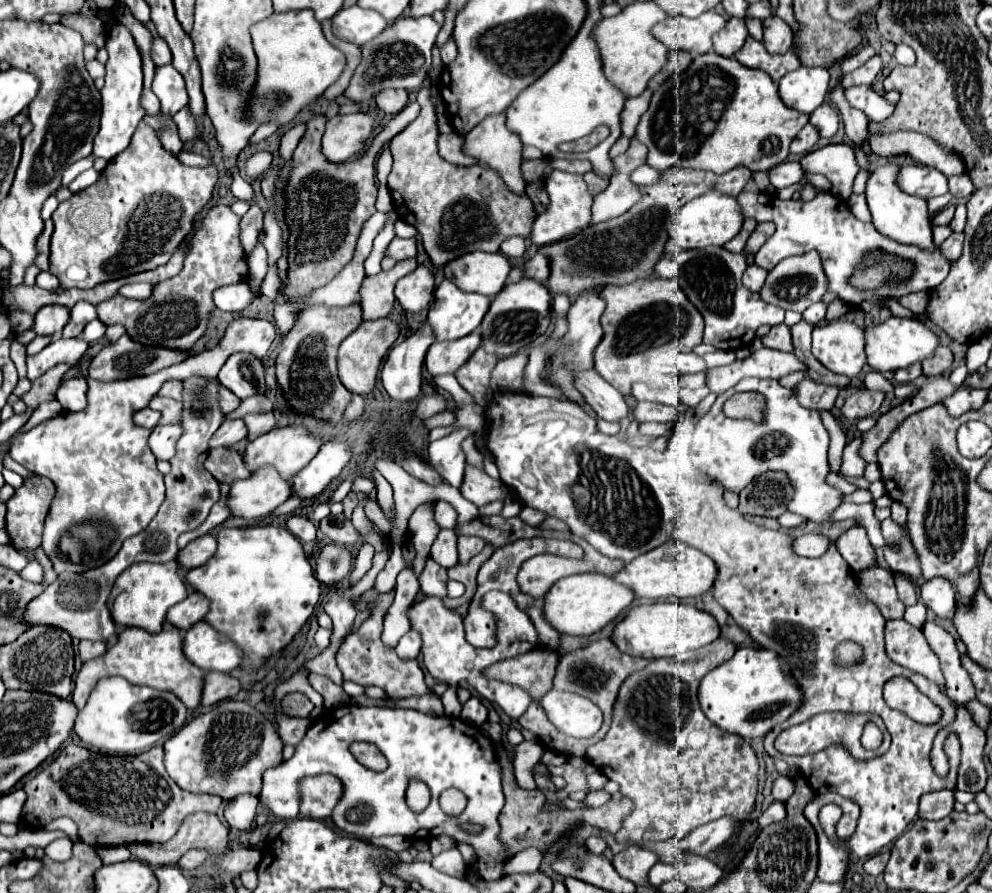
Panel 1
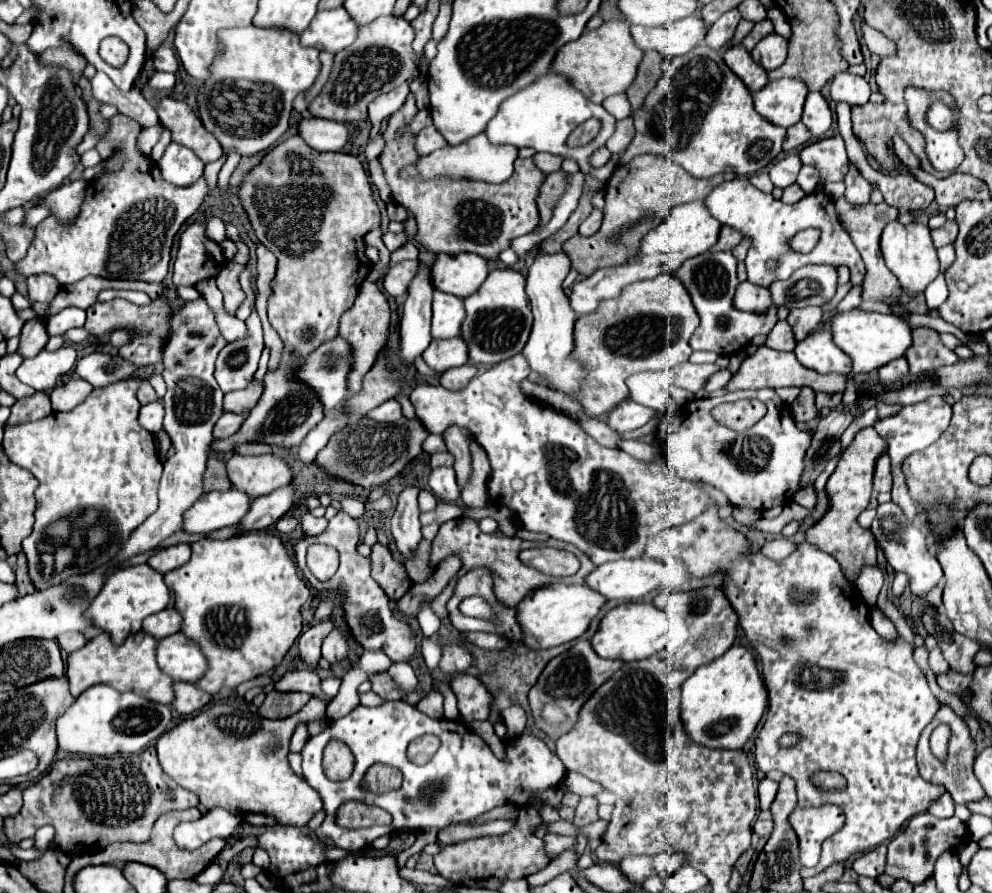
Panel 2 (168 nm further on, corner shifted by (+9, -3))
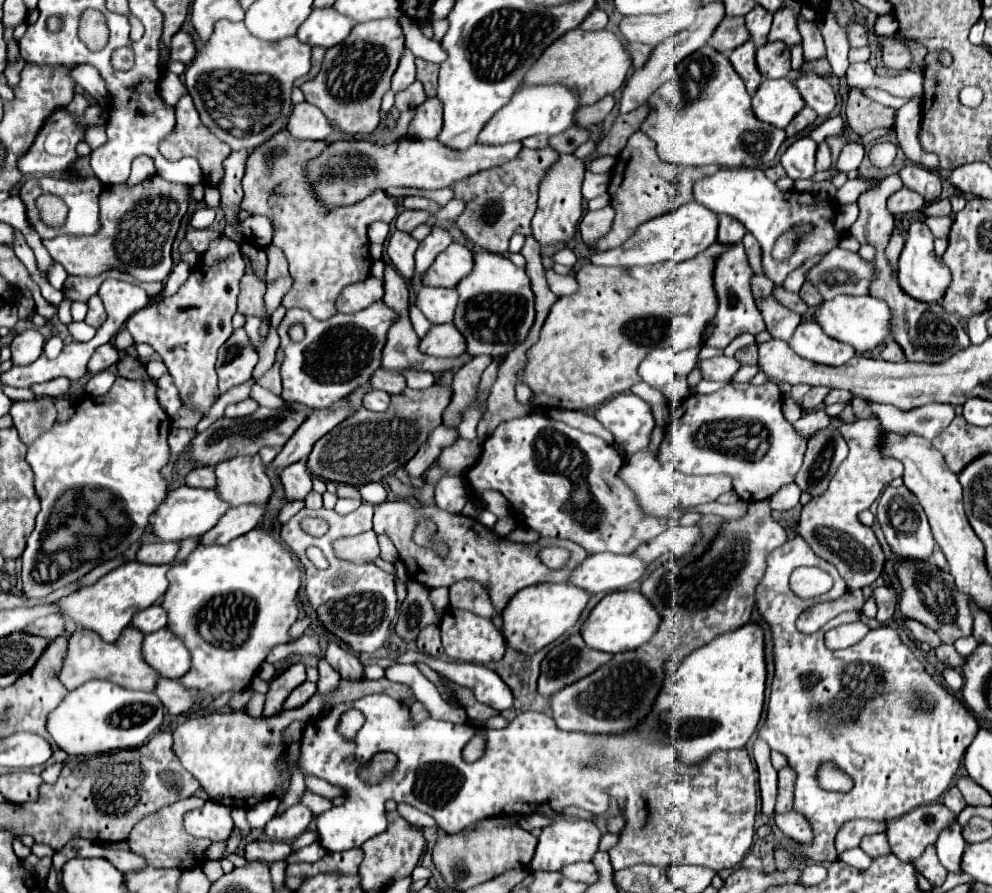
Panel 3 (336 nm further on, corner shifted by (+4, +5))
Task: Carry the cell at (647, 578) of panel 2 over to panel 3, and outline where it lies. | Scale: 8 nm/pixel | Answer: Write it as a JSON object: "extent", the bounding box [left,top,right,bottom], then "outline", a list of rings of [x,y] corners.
{"extent":[569,553,647,593],"outline":[[[595,553],[573,571],[569,583],[589,593],[607,593],[639,581],[645,573],[647,563],[637,555]]]}

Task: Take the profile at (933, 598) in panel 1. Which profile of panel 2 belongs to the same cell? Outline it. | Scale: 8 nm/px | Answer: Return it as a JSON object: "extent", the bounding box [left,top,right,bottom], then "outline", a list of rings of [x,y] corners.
{"extent":[870,501,942,597],"outline":[[[892,501],[878,505],[876,519],[872,521],[870,531],[874,533],[880,549],[884,551],[884,557],[886,557],[888,565],[894,571],[902,571],[902,573],[908,575],[912,593],[916,593],[916,595],[922,597],[926,591],[930,591],[940,581],[942,567],[940,567],[938,559],[928,551],[926,535],[912,521],[906,519],[906,515],[902,513],[902,509],[898,509],[898,505],[894,505]]]}

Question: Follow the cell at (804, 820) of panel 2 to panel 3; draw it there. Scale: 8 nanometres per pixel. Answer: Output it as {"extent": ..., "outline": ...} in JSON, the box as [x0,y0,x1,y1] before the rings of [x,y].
{"extent":[773,809,811,845],"outline":[[[793,809],[781,815],[773,817],[775,825],[785,833],[785,837],[799,841],[801,845],[811,845],[811,823],[807,817],[801,817],[801,813],[795,813]]]}

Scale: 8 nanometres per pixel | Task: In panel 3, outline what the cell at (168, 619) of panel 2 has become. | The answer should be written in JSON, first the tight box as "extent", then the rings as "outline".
{"extent":[131,605,167,635],"outline":[[[151,605],[151,607],[135,613],[131,625],[141,629],[147,635],[147,633],[159,631],[167,625],[167,613],[161,609],[161,605]]]}

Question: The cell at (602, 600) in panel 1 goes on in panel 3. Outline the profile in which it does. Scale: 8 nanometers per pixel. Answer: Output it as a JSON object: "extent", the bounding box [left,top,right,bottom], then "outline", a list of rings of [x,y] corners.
{"extent":[503,583,591,655],"outline":[[[541,583],[519,591],[503,611],[503,633],[507,643],[525,655],[533,655],[569,631],[581,617],[591,595],[567,583]]]}

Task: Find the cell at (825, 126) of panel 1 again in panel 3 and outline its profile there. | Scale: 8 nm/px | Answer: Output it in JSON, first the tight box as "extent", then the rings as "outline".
{"extent":[795,75,835,117],"outline":[[[803,75],[795,81],[799,93],[807,107],[811,107],[819,117],[829,117],[835,109],[835,91],[825,77],[819,75]]]}

